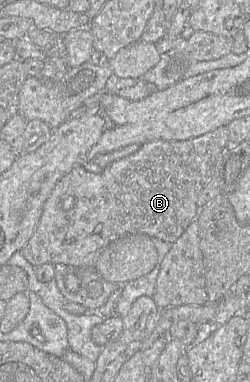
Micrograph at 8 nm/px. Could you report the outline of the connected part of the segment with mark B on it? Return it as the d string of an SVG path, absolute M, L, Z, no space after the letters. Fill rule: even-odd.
M221 126L187 140L155 140L144 143L135 153L112 162L100 173L88 172L82 164L76 165L57 182L45 201L39 223L20 250L21 254L34 267L51 263L94 268L100 252L126 235L145 234L174 243L198 217L201 209L197 205L198 196L213 174L218 154L229 145L228 127ZM64 195L71 195L76 199L75 205L69 210L61 207Z

